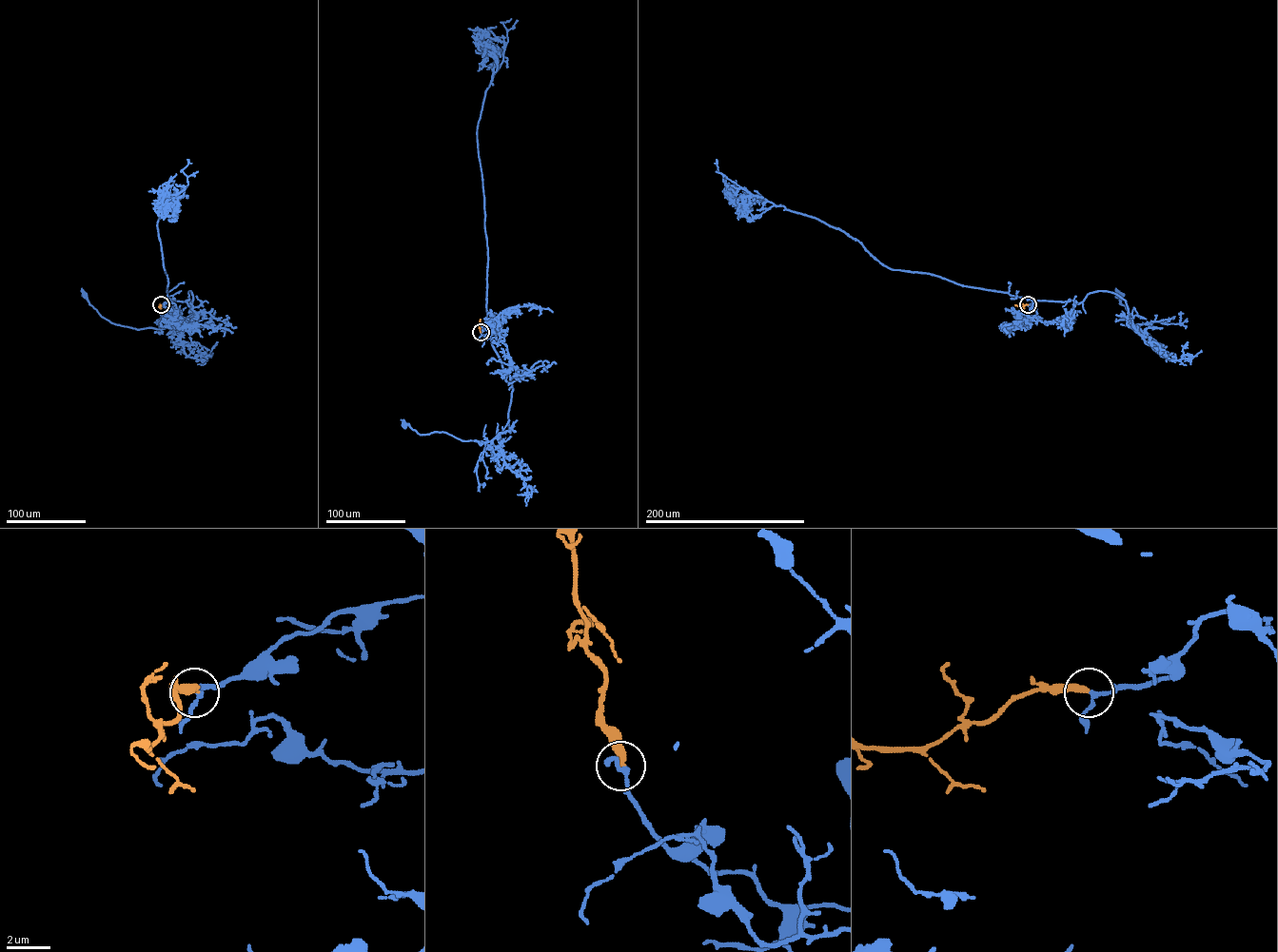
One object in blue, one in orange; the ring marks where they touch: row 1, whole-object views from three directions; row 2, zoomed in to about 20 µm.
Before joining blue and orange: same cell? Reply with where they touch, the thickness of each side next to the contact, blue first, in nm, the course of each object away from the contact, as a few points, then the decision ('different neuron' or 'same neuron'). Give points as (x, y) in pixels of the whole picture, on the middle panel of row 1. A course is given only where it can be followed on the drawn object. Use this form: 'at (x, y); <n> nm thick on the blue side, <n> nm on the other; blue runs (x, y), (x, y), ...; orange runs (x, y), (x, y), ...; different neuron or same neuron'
at (481, 332); 180 nm thick on the blue side, 320 nm on the other; blue runs (481, 332), (490, 338), (505, 379), (513, 389), (510, 432), (479, 442), (442, 432), (419, 434), (404, 423); orange runs (481, 332), (481, 320); same neuron

